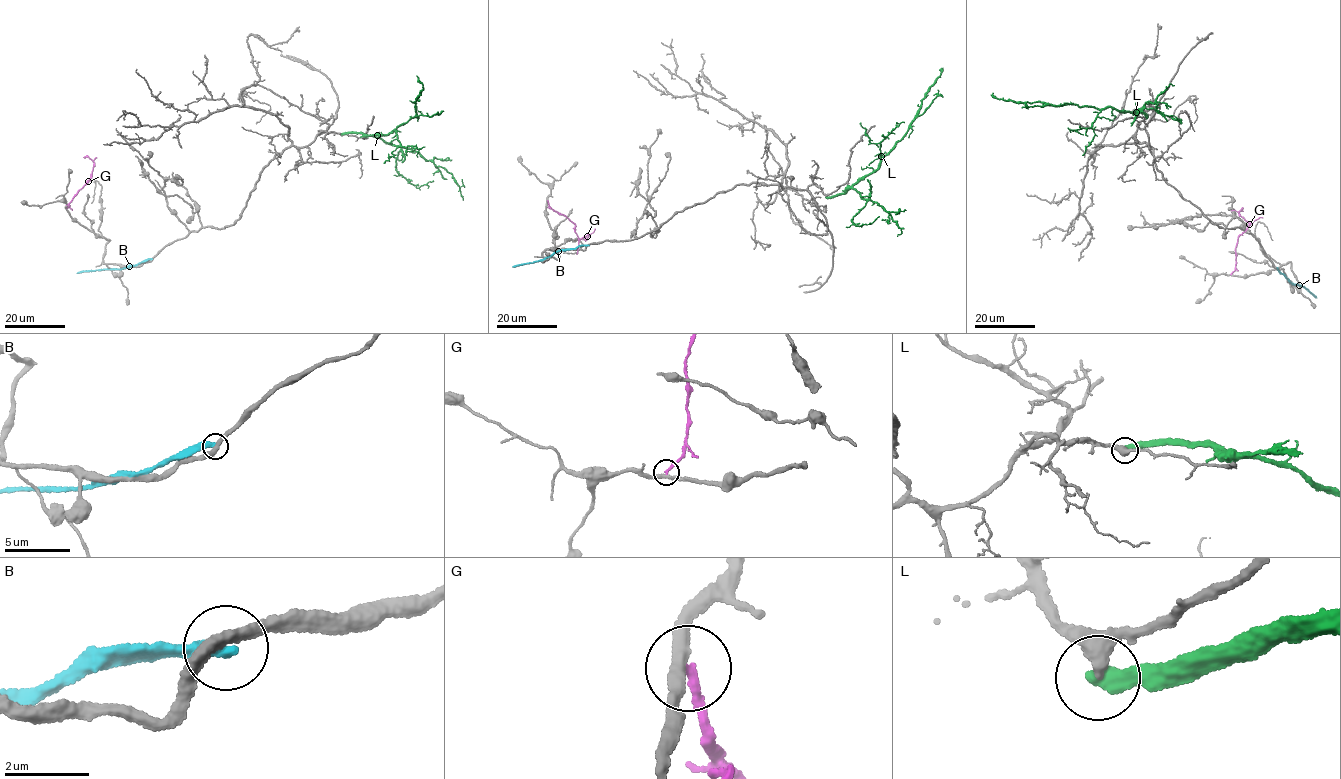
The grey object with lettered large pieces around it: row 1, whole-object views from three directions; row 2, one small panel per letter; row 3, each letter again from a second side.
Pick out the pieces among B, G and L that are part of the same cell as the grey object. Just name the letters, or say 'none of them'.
none of them

